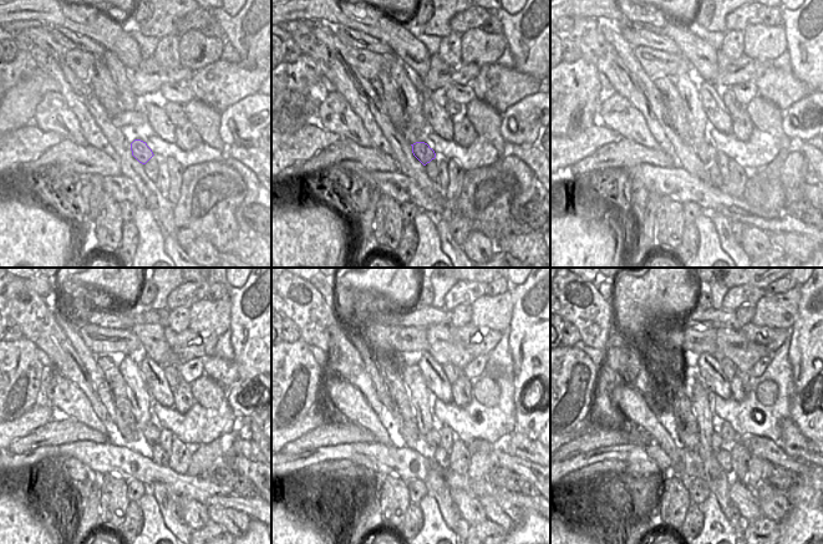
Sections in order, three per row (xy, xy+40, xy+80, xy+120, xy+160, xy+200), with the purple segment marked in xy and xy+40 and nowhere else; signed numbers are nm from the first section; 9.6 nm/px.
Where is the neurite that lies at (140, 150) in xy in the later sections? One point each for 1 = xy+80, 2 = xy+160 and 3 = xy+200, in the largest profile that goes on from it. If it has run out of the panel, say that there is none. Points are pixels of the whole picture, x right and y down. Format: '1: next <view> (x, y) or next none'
1: next xy+80 (706, 152)
2: next xy+160 (432, 438)
3: next xy+200 (716, 441)

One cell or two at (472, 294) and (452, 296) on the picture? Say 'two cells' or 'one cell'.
one cell

